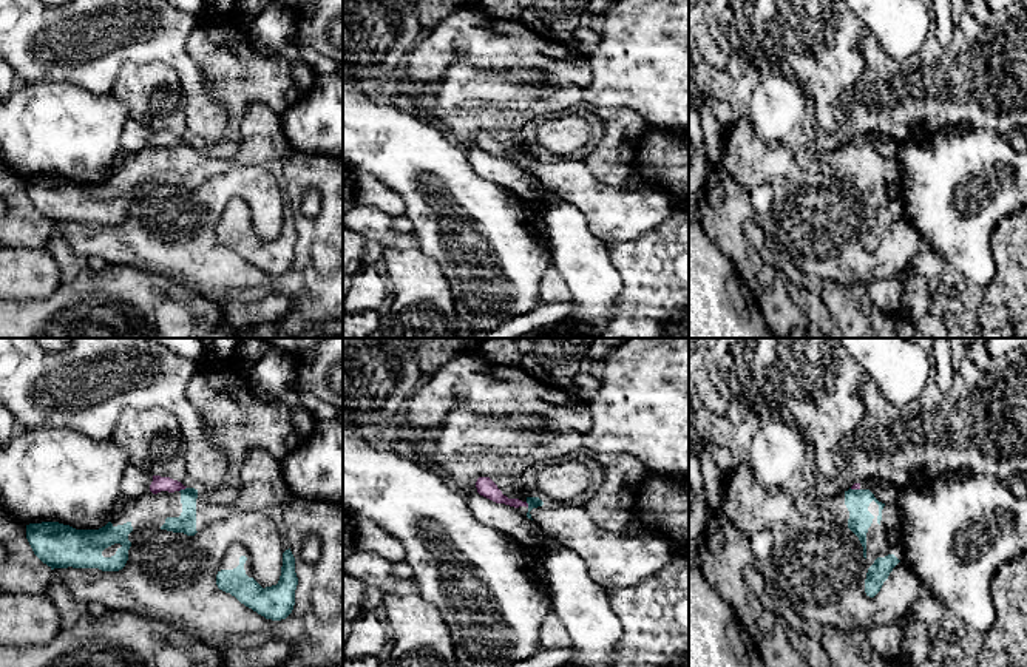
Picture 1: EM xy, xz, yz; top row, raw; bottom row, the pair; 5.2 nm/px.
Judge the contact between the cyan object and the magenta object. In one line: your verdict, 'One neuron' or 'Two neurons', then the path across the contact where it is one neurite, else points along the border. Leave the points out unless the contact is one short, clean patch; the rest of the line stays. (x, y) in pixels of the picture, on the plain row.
Two neurons. Boundary: xy (186, 141), (179, 145)

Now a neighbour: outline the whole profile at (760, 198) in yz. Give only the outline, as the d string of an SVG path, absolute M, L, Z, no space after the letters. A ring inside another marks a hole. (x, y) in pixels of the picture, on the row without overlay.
M761 184L749 191L749 202L755 213L766 215L772 210L772 191L768 184Z

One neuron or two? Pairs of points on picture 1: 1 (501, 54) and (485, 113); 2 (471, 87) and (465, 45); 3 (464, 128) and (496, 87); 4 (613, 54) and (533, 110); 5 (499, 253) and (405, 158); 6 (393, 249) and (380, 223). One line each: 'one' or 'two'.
1: two
2: two
3: one
4: two
5: one
6: one

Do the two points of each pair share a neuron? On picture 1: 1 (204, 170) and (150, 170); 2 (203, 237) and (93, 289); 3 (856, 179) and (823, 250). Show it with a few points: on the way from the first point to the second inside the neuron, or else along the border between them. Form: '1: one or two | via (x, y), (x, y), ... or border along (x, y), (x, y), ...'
1: one | via (190, 170), (164, 170)
2: two | border along (111, 264), (127, 264), (172, 278)
3: two | border along (848, 181), (862, 201), (867, 221)

